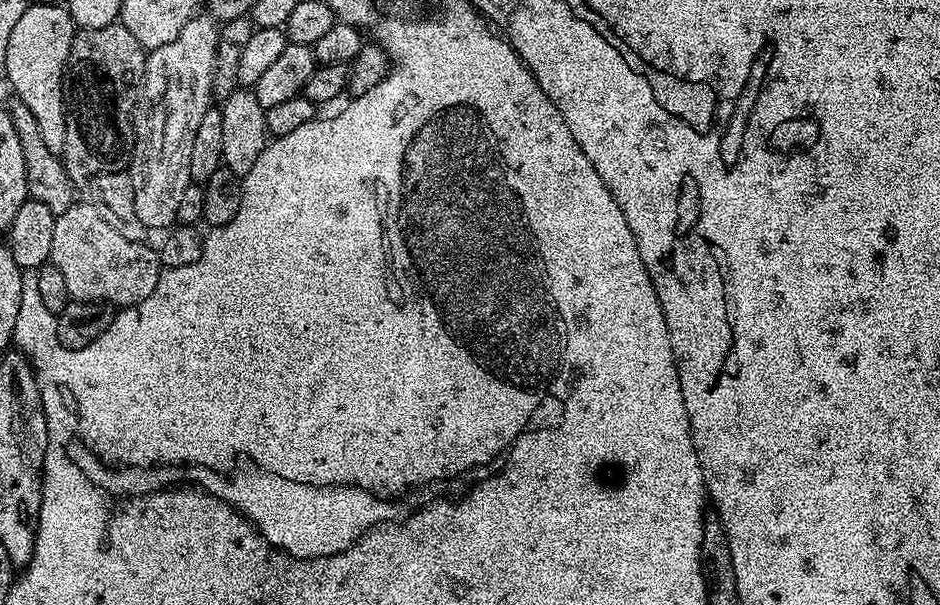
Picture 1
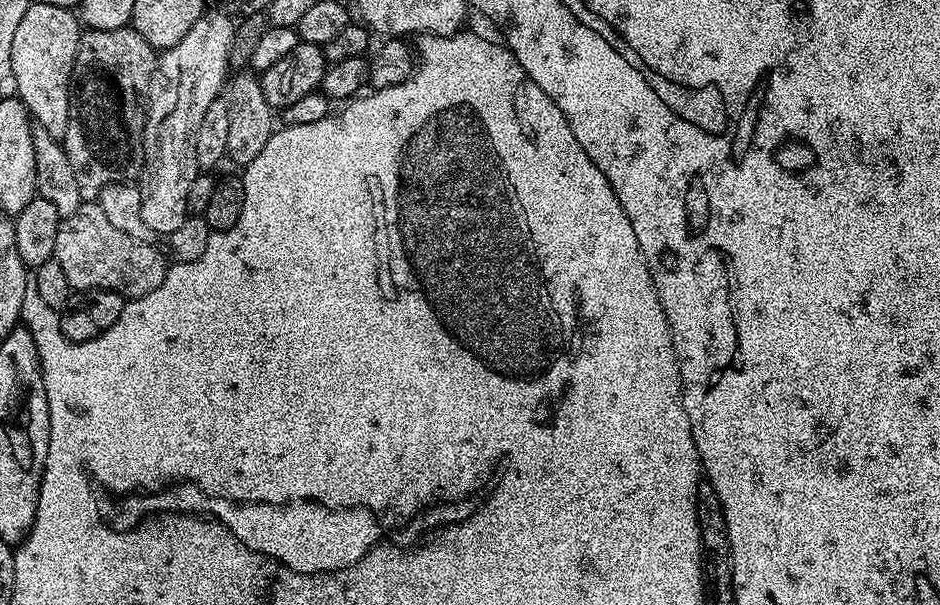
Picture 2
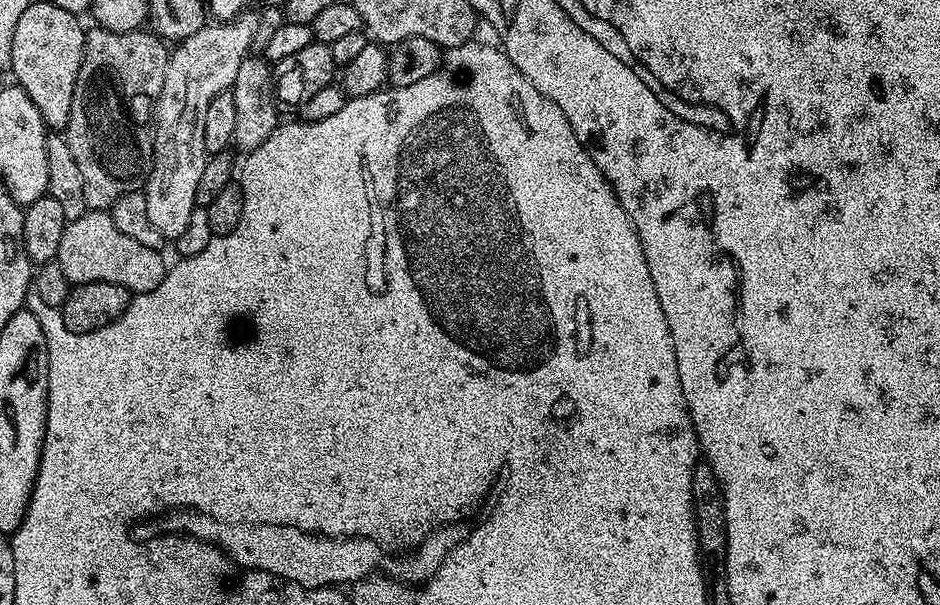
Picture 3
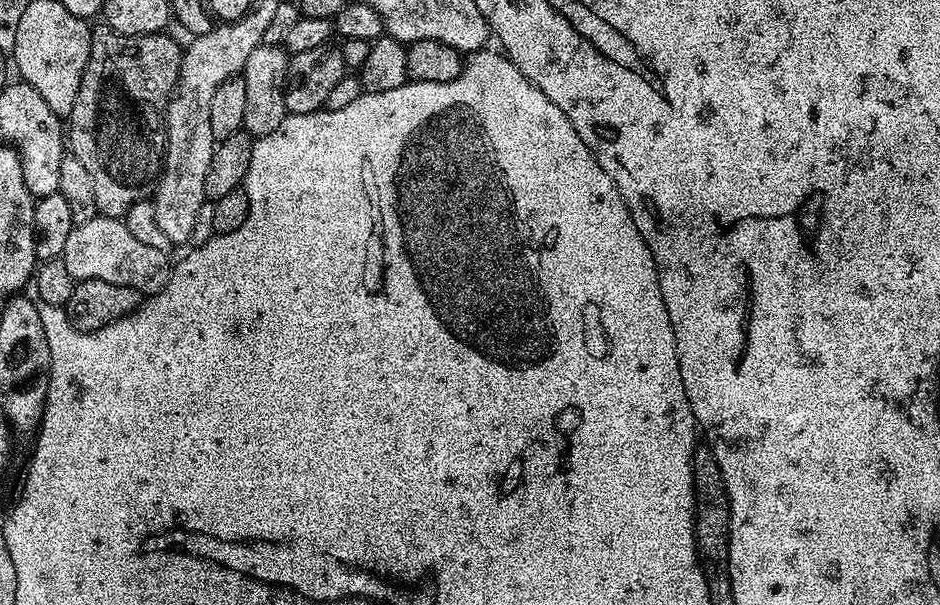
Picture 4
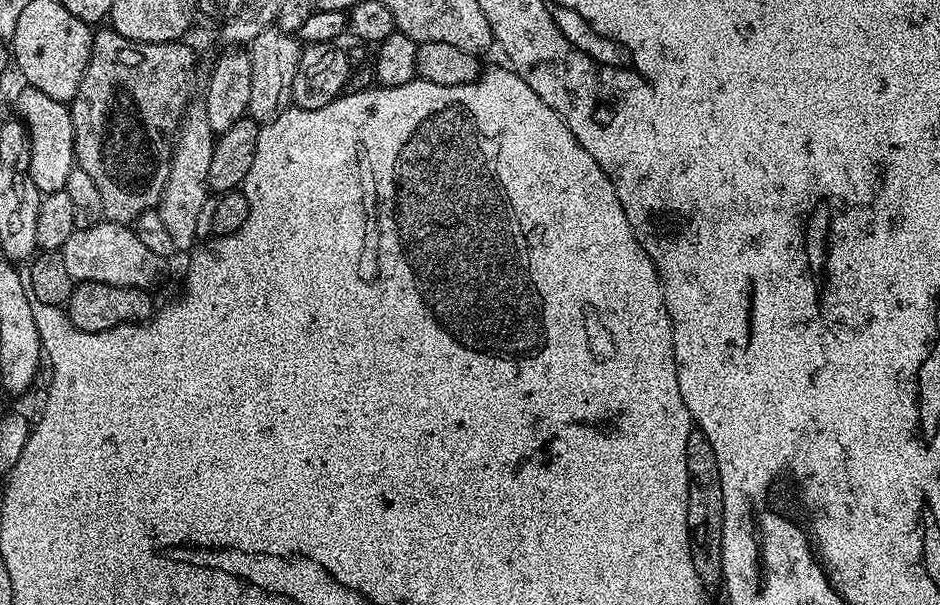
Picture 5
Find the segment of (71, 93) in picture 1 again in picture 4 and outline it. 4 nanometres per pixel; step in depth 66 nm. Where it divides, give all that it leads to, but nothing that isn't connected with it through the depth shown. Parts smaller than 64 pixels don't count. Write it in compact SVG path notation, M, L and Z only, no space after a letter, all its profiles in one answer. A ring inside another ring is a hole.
M98 26L92 28L92 41L90 42L90 58L86 62L86 70L82 74L82 82L78 86L78 98L74 98L74 110L66 117L66 144L71 155L86 166L90 178L94 178L94 202L96 210L102 216L123 217L132 204L140 200L147 200L156 191L156 181L162 167L162 157L166 151L166 109L169 97L176 90L176 83L180 80L181 45L176 45L176 40L169 34L157 34L155 36L127 36L118 34L113 28Z

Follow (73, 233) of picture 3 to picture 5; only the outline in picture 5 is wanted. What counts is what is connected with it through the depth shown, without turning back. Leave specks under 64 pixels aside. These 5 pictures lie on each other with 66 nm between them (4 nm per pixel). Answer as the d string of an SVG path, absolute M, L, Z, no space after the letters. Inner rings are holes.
M111 222L77 228L70 238L66 238L66 246L60 249L60 253L74 282L106 282L110 286L148 290L153 287L151 284L159 282L166 266L166 260L154 254L129 225Z

